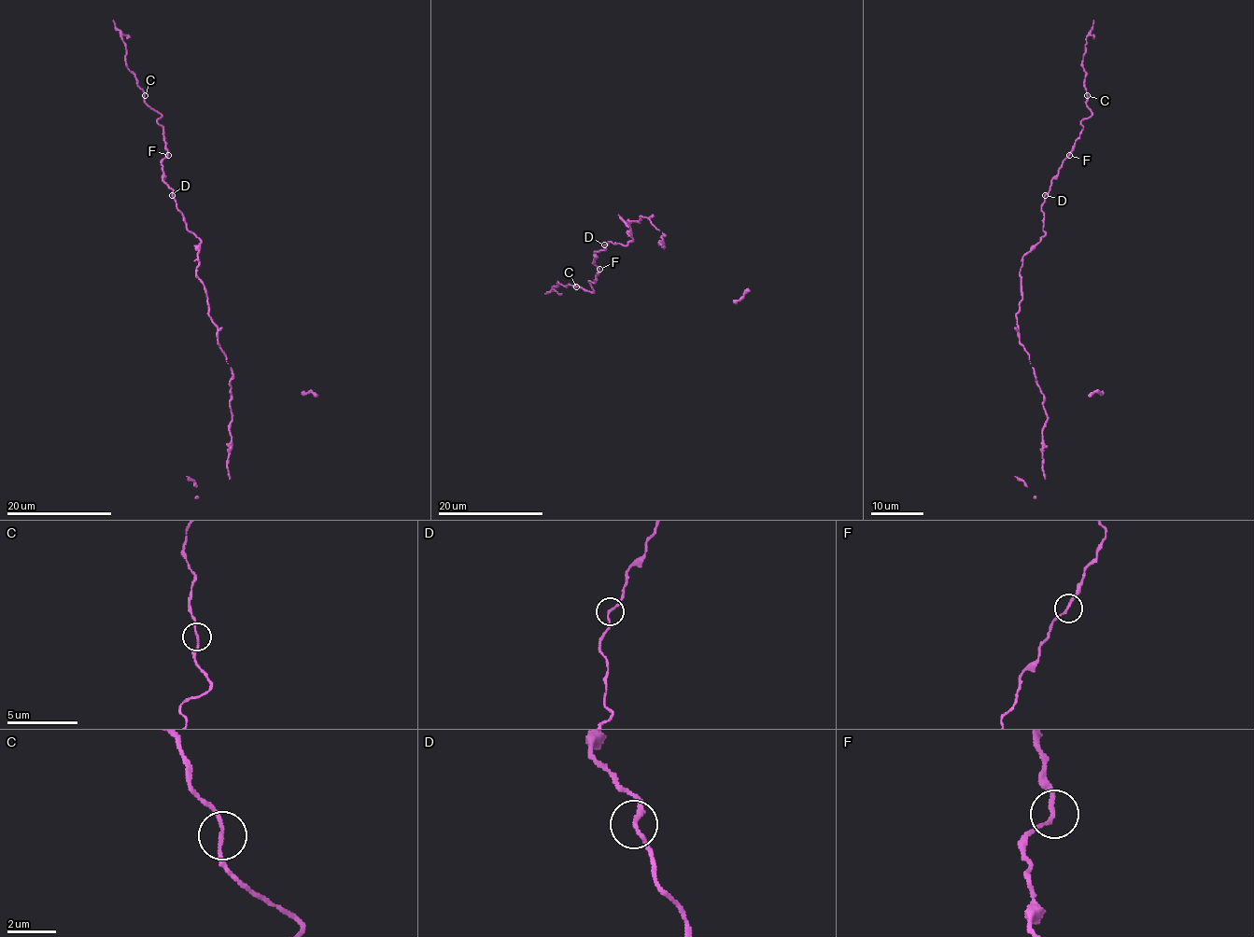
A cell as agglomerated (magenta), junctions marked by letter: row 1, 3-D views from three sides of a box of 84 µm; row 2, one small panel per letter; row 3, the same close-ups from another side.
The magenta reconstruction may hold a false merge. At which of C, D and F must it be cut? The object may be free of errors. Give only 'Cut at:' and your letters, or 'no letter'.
Cut at: no letter

